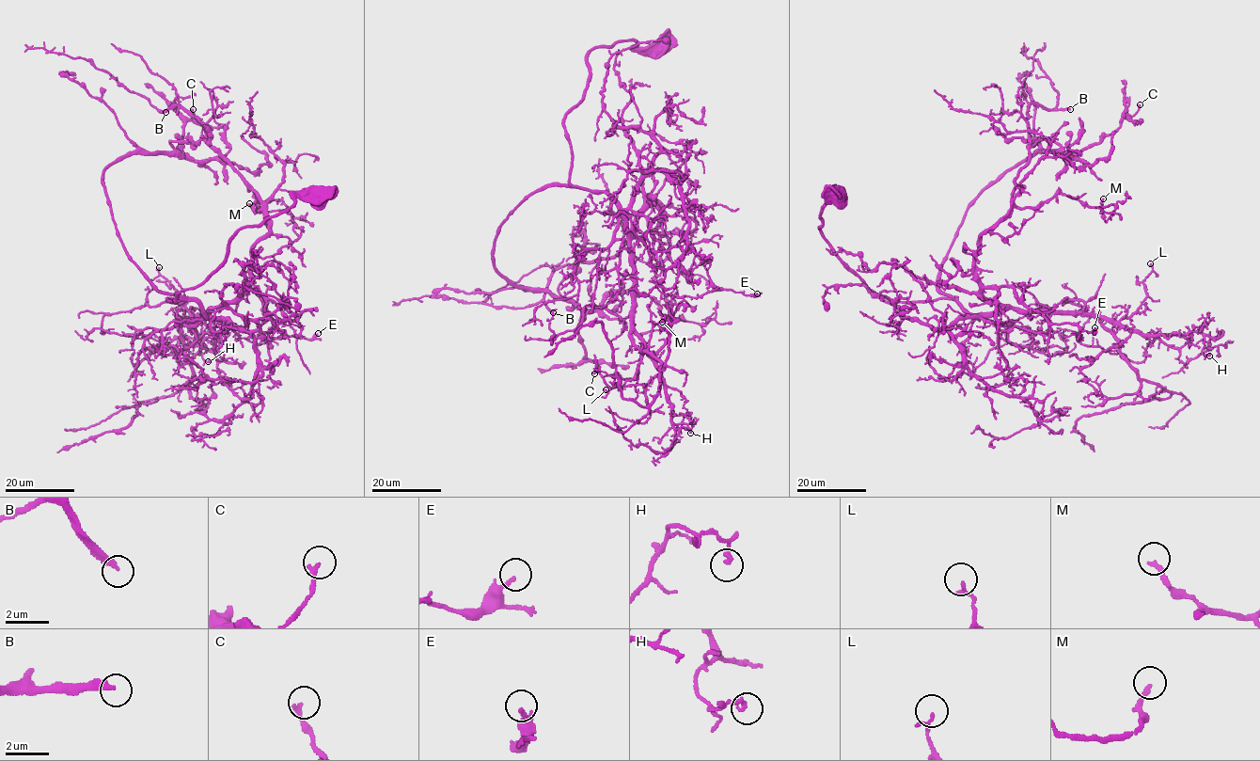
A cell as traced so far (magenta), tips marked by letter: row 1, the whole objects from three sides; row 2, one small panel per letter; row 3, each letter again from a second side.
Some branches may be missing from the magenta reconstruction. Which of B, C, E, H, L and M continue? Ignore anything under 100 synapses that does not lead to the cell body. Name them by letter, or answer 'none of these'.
B

